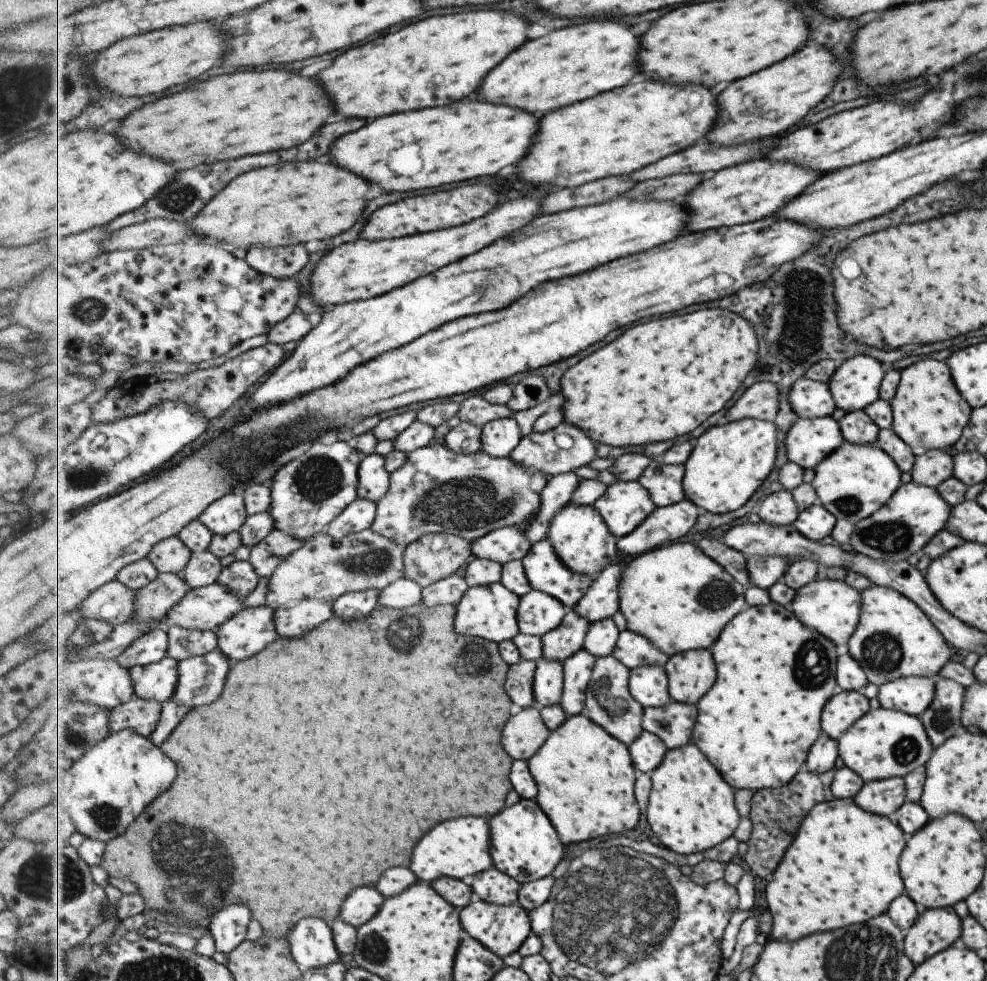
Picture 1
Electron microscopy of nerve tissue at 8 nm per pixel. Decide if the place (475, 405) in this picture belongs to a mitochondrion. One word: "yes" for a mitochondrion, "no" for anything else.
no

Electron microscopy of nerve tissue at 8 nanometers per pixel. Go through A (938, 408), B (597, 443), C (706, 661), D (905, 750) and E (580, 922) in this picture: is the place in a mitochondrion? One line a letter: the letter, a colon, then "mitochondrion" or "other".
A: other
B: other
C: other
D: mitochondrion
E: mitochondrion

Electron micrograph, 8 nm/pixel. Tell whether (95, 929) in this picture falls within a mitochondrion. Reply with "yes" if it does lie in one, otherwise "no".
no

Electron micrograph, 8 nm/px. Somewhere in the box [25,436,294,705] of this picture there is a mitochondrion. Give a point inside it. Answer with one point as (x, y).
(82, 478)

